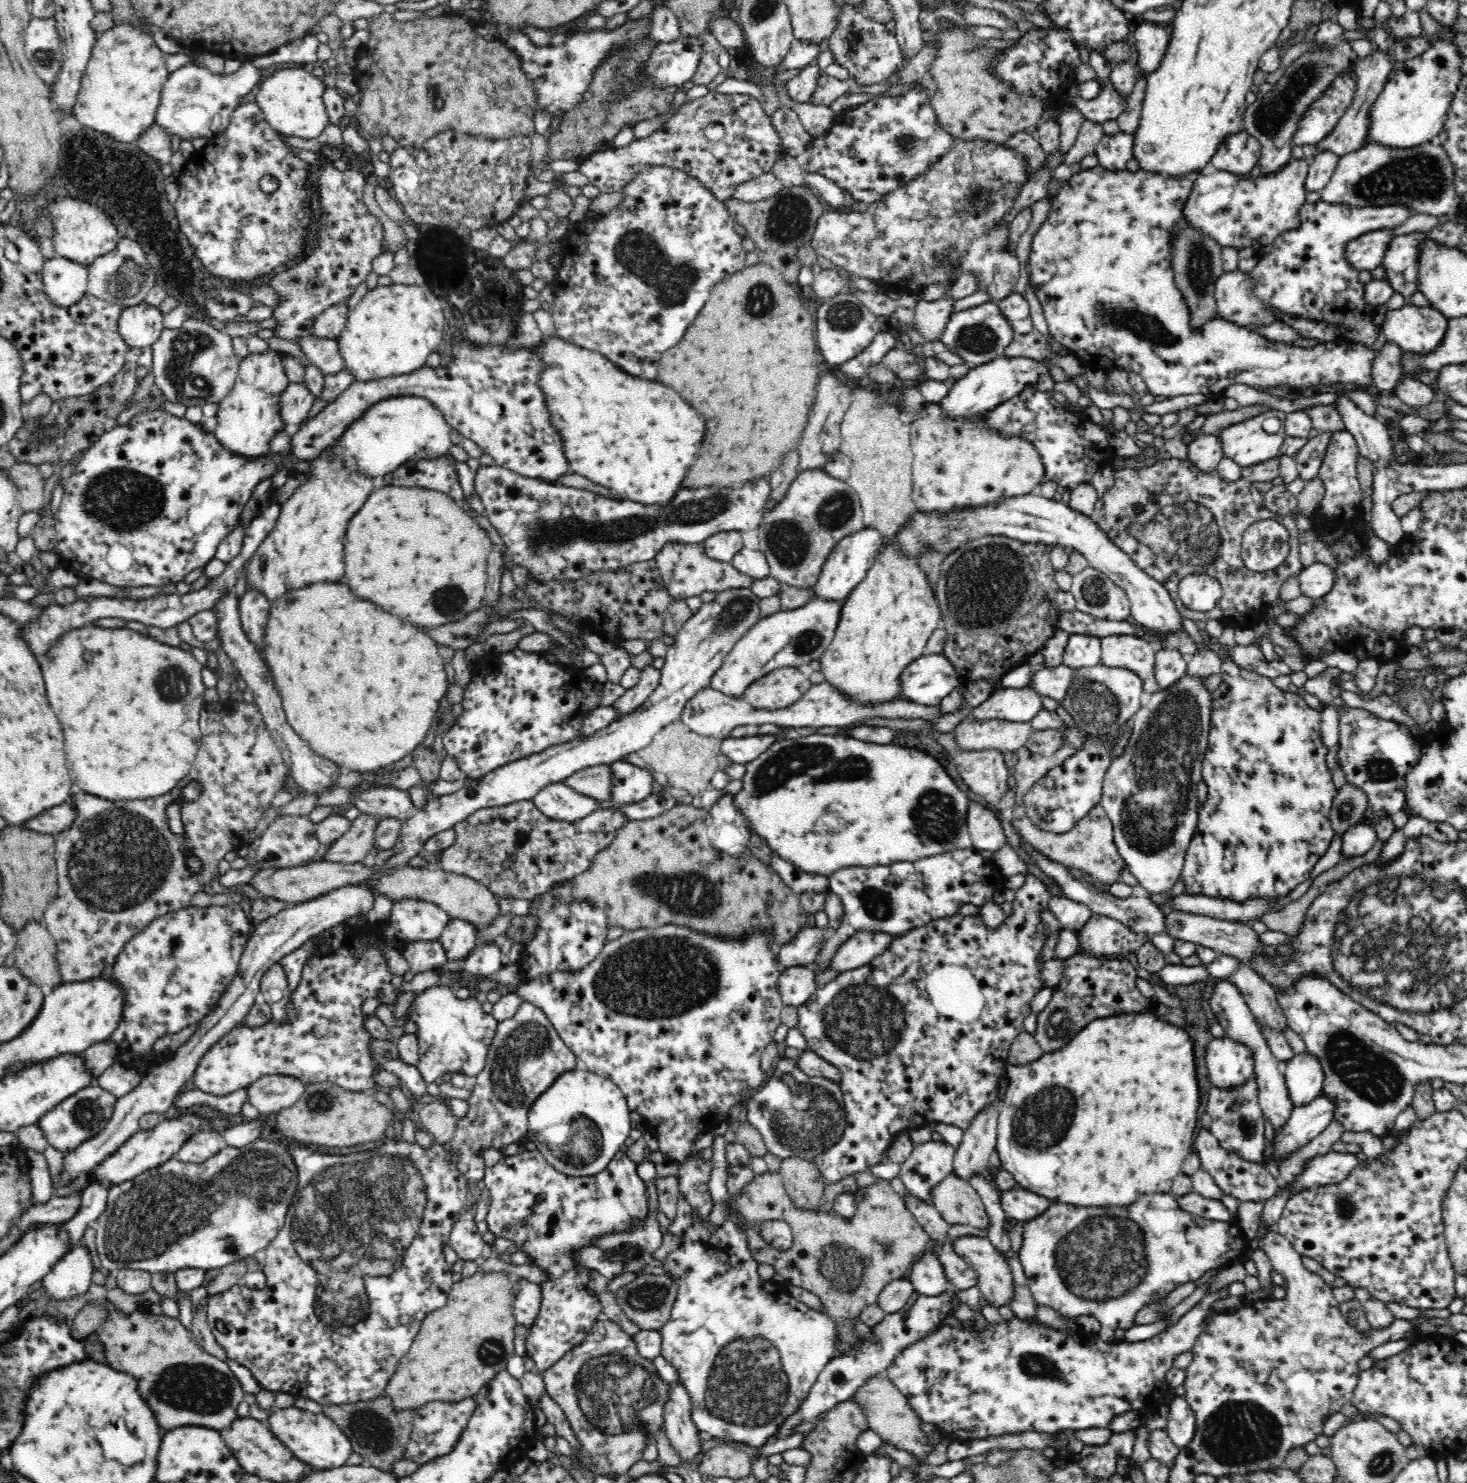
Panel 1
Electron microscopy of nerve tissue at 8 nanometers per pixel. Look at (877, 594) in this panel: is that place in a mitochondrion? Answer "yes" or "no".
no

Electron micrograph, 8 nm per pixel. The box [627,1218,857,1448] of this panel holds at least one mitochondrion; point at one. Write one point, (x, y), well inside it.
(747, 1386)

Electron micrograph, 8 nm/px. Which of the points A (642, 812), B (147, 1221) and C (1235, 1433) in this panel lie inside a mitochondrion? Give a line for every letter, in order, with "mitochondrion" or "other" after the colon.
A: other
B: mitochondrion
C: mitochondrion

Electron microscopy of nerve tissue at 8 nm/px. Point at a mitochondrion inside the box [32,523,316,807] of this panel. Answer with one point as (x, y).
(172, 684)

